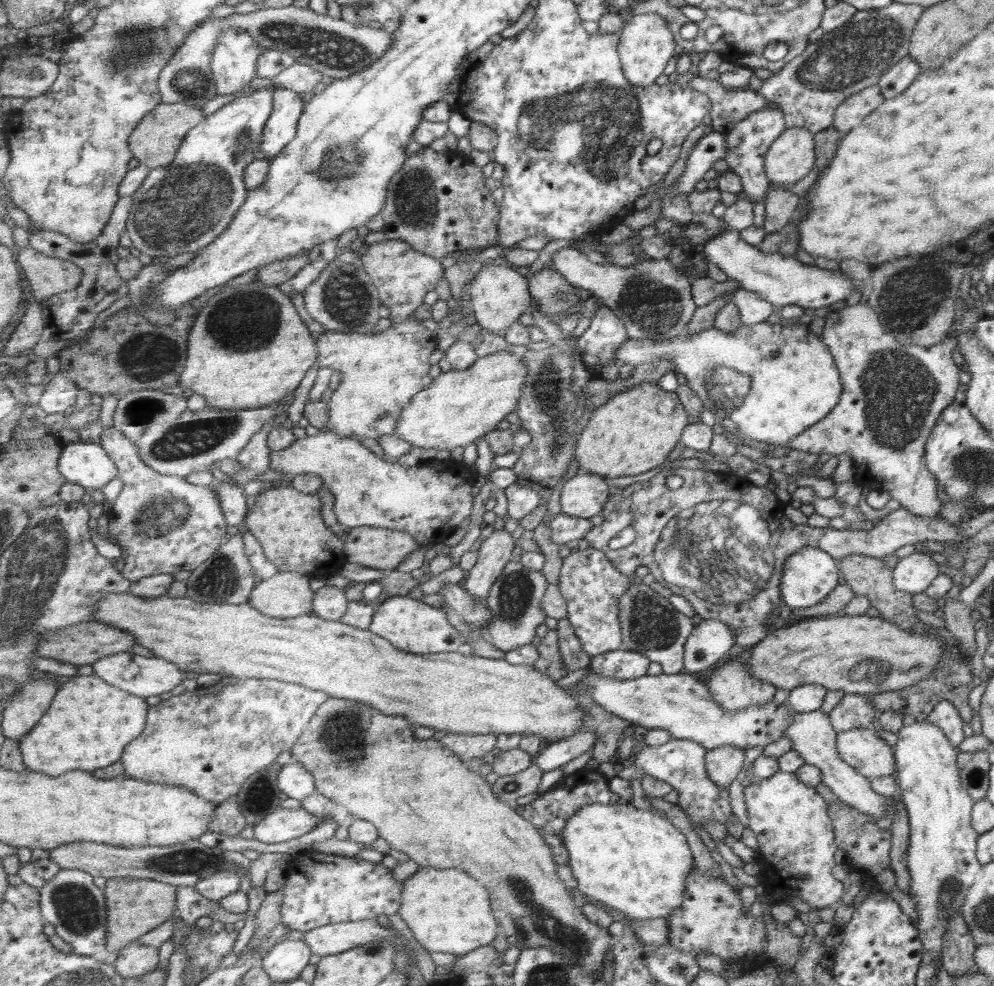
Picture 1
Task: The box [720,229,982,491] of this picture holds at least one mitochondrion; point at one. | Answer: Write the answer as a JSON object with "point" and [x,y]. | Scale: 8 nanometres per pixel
{"point":[896,392]}

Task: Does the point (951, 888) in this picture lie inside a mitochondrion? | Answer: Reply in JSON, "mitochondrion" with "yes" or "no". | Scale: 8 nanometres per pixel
{"mitochondrion":"yes"}

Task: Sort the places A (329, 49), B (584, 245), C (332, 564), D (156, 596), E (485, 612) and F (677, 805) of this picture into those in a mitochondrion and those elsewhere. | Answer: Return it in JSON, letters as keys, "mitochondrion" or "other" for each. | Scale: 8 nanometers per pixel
{"A":"mitochondrion","B":"other","C":"other","D":"other","E":"mitochondrion","F":"other"}

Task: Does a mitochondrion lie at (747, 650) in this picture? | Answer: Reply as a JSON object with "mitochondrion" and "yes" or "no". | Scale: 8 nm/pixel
{"mitochondrion":"no"}

